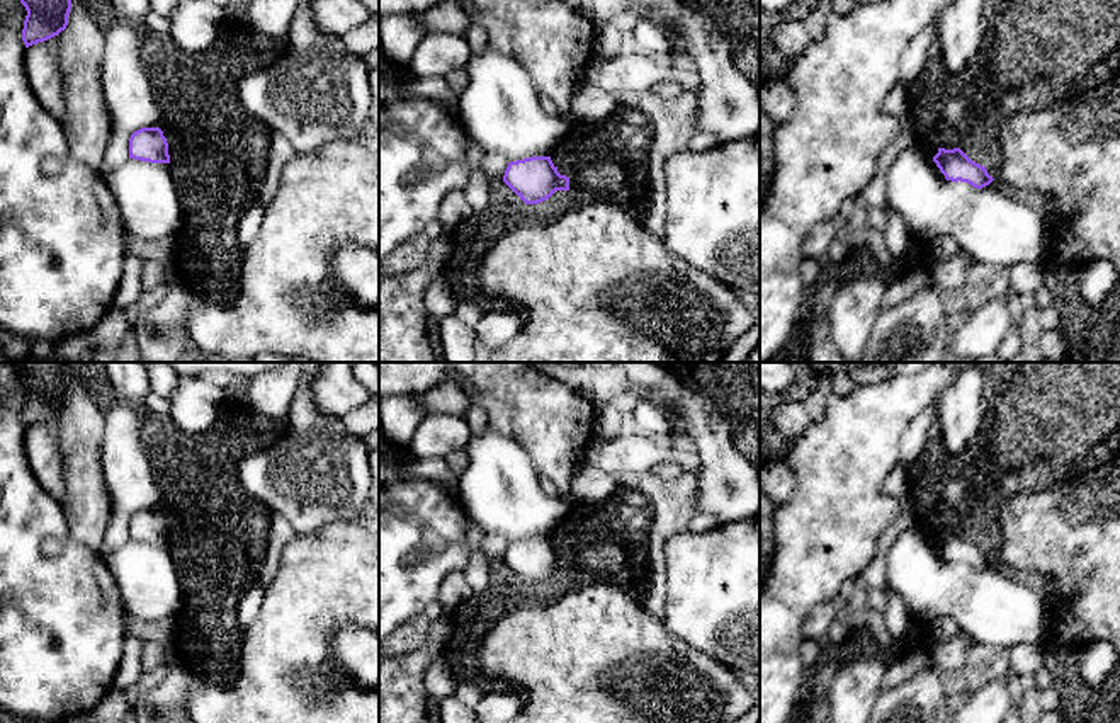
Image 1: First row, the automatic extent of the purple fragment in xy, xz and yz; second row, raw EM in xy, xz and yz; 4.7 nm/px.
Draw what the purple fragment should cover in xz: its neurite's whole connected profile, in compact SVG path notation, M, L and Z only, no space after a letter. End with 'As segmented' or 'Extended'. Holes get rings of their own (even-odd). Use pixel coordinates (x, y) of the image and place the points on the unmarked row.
M530 538L510 543L503 563L525 585L539 585L556 572L569 572L569 558L557 553L551 538Z. As segmented

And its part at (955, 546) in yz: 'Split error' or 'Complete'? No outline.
Complete

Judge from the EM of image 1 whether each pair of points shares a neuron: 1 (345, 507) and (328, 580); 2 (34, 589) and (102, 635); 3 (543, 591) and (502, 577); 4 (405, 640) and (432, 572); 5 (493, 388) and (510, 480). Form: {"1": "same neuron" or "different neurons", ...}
{"1": "different neurons", "2": "same neuron", "3": "same neuron", "4": "different neurons", "5": "different neurons"}

